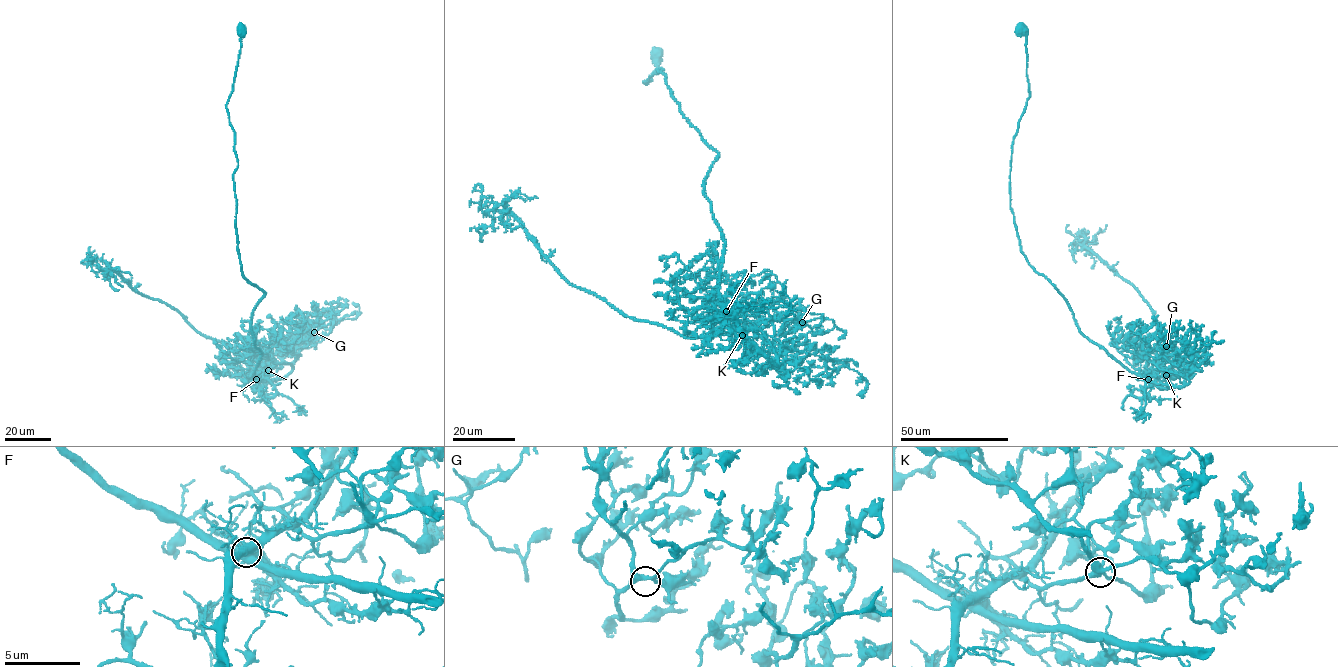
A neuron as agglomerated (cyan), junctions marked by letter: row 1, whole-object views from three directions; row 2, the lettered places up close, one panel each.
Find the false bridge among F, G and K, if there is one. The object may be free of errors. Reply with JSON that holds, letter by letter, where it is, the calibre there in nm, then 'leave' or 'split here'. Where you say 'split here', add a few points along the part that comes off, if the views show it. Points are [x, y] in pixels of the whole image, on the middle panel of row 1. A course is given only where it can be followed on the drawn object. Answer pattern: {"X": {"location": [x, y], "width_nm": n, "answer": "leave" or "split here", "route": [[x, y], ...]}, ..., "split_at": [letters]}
{"F": {"location": [726, 311], "width_nm": 700, "answer": "split here", "route": [[725, 312], [731, 316], [696, 337], [620, 313], [571, 284], [509, 212], [483, 212], [482, 187], [473, 188]]}, "G": {"location": [802, 322], "width_nm": 320, "answer": "leave"}, "K": {"location": [742, 335], "width_nm": 360, "answer": "leave"}, "split_at": ["F"]}

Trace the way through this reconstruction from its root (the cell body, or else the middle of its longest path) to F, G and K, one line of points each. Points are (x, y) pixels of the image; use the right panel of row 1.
F: (1022, 29), (1029, 96), (1013, 139), (1009, 191), (1021, 252), (1064, 298), (1078, 329), (1148, 380)
G: (1022, 29), (1029, 96), (1009, 191), (1021, 252), (1086, 337), (1129, 370), (1183, 387), (1166, 346)
K: (1022, 29), (1029, 96), (1013, 139), (1009, 191), (1021, 252), (1064, 298), (1086, 337), (1143, 377), (1166, 375)

